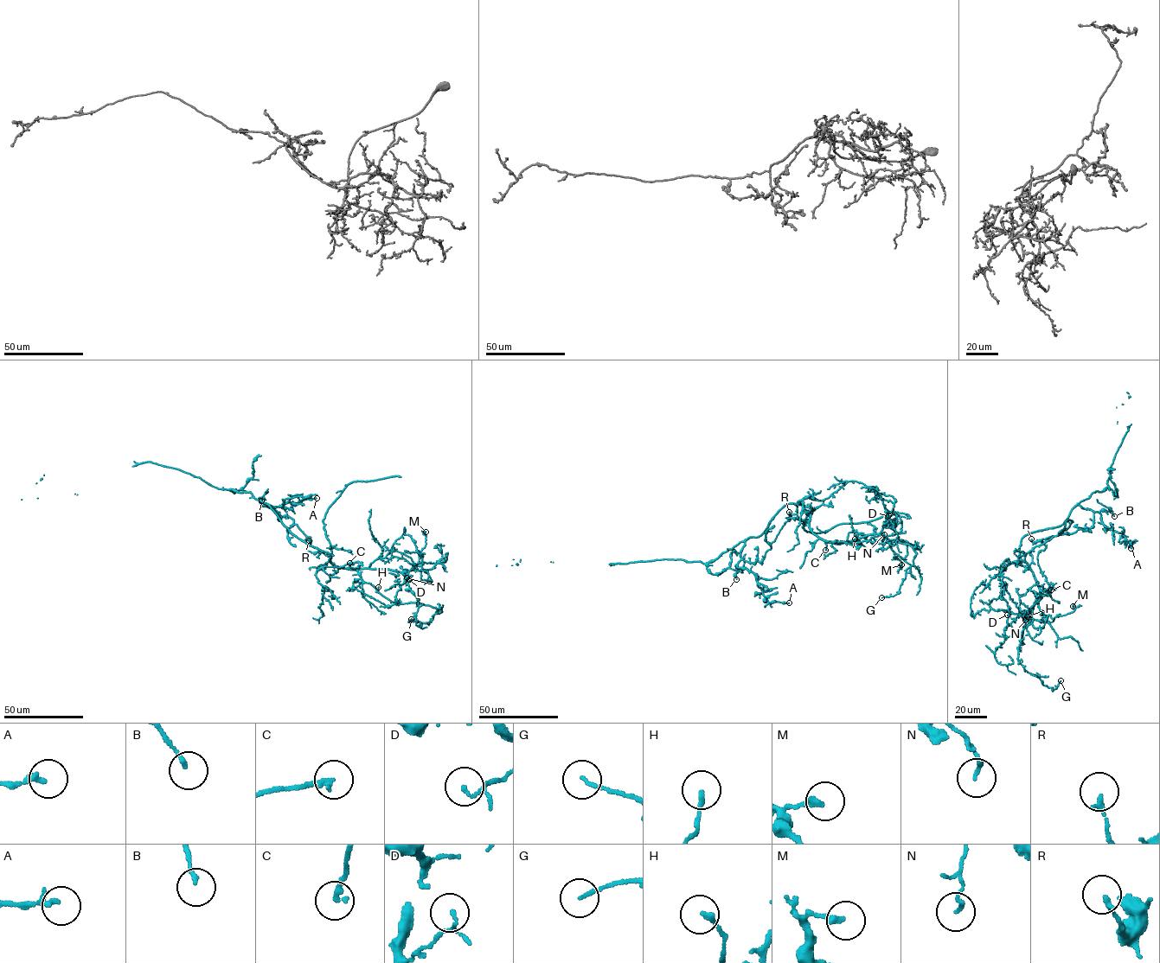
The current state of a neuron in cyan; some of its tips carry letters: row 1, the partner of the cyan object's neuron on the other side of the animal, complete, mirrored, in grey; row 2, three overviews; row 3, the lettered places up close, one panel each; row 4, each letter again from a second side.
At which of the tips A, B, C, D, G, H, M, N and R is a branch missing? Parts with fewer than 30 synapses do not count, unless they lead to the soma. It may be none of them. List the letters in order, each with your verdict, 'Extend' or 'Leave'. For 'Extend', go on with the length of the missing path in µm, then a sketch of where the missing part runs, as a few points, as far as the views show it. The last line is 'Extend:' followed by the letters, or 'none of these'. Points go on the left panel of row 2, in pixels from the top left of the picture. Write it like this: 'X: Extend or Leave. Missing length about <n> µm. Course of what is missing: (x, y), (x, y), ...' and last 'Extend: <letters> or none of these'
A: Leave
B: Leave
C: Leave
D: Leave
G: Leave
H: Leave
M: Leave
N: Leave
R: Leave
Extend: none of these

